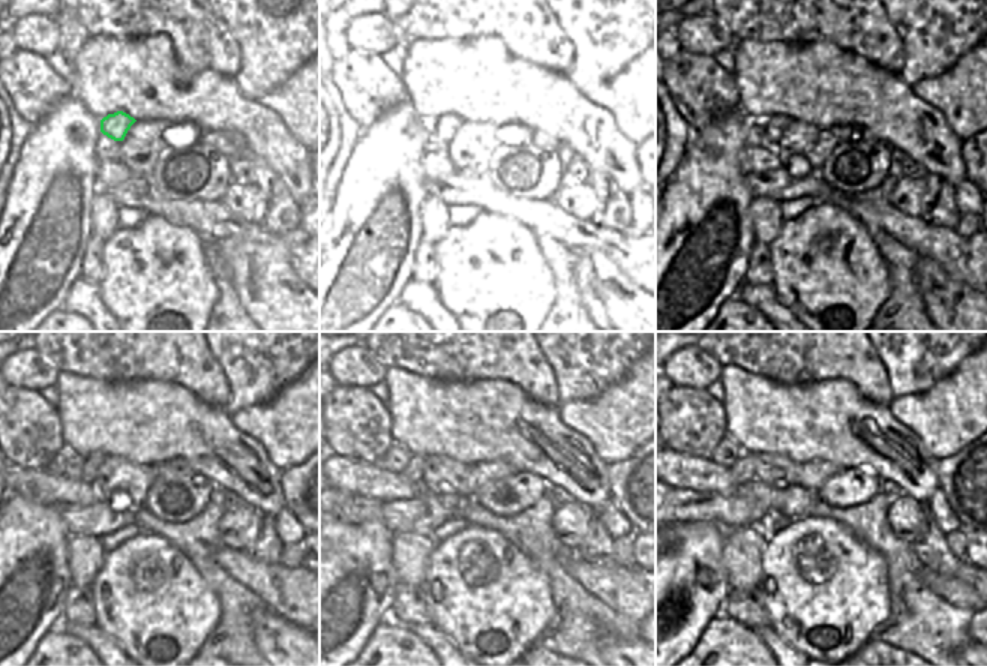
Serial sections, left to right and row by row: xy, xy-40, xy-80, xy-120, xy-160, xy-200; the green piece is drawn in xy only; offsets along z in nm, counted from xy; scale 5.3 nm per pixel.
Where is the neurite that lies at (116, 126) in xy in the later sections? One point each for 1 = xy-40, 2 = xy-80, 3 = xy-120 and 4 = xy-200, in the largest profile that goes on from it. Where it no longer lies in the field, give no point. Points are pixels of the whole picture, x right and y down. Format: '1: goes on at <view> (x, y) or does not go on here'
1: goes on at xy-40 (443, 129)
2: goes on at xy-80 (771, 129)
3: goes on at xy-120 (90, 468)
4: goes on at xy-200 (743, 470)

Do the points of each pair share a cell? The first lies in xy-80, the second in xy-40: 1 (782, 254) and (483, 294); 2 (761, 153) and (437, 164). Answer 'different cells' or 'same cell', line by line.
1: same cell
2: same cell

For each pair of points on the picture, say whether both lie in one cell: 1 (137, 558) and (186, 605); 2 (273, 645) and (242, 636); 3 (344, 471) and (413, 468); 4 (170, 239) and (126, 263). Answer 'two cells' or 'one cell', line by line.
1: one cell
2: two cells
3: two cells
4: one cell

